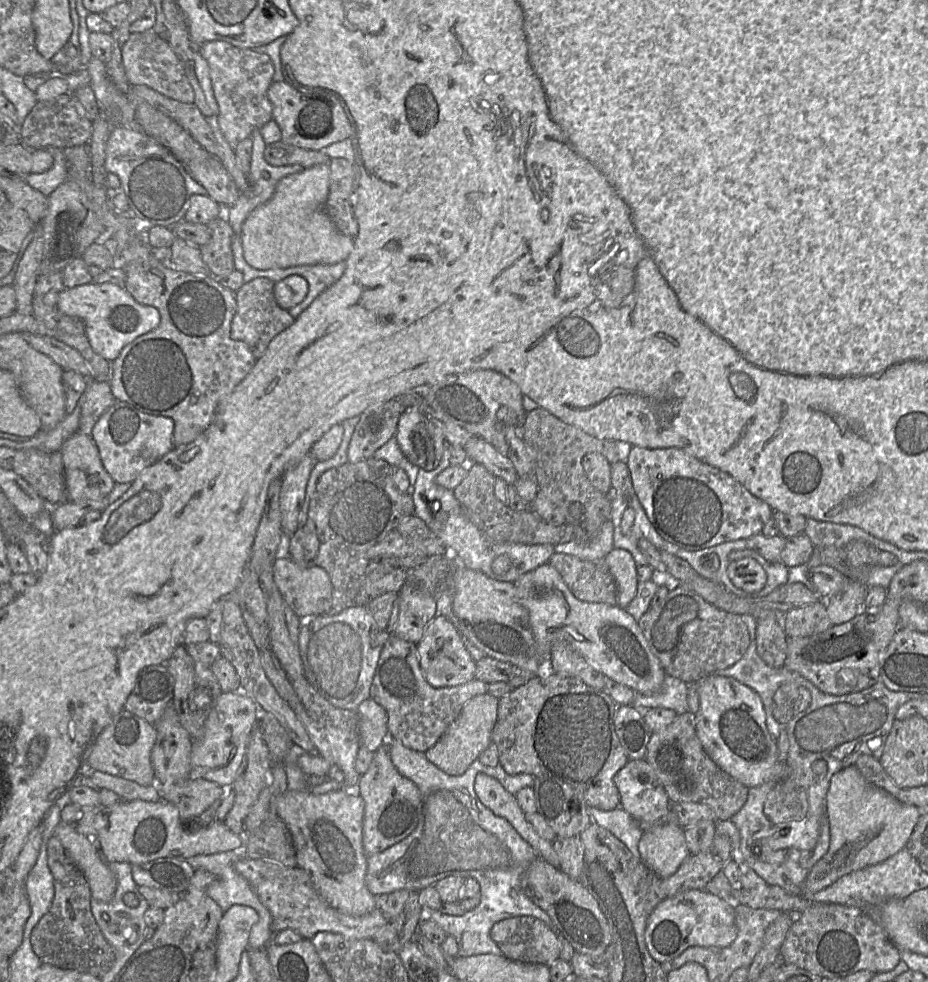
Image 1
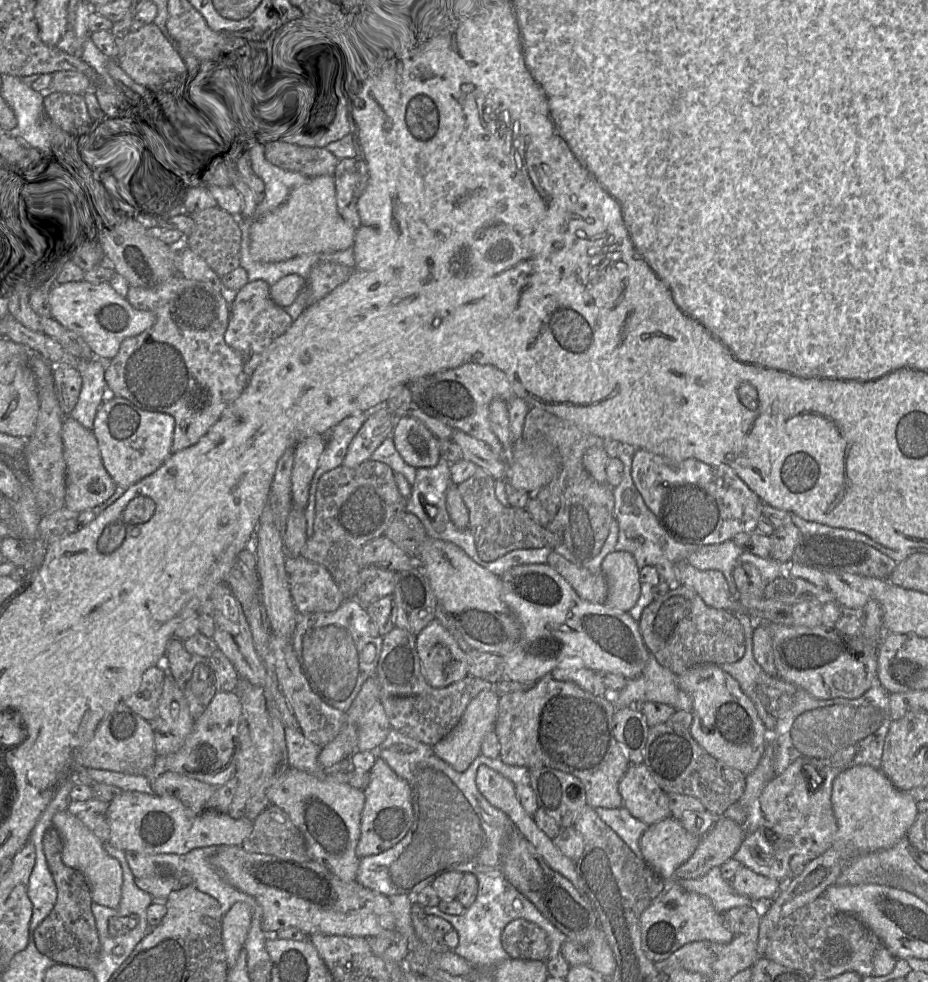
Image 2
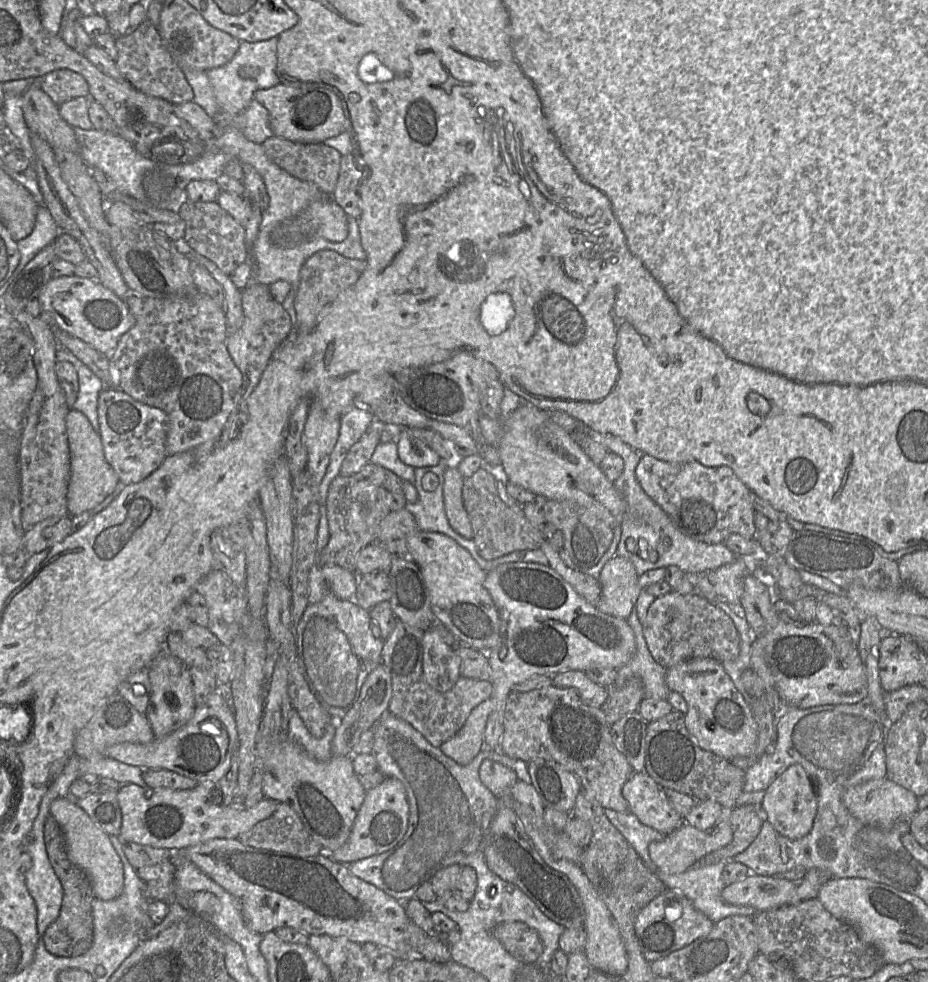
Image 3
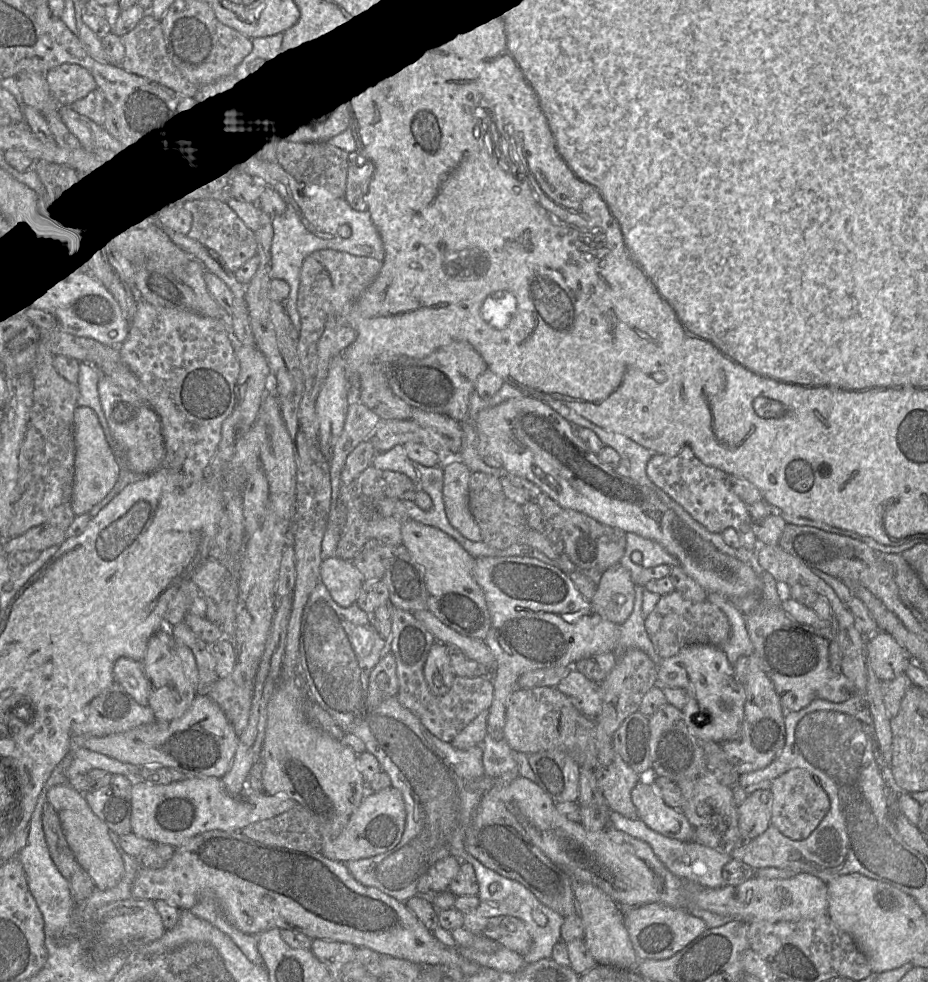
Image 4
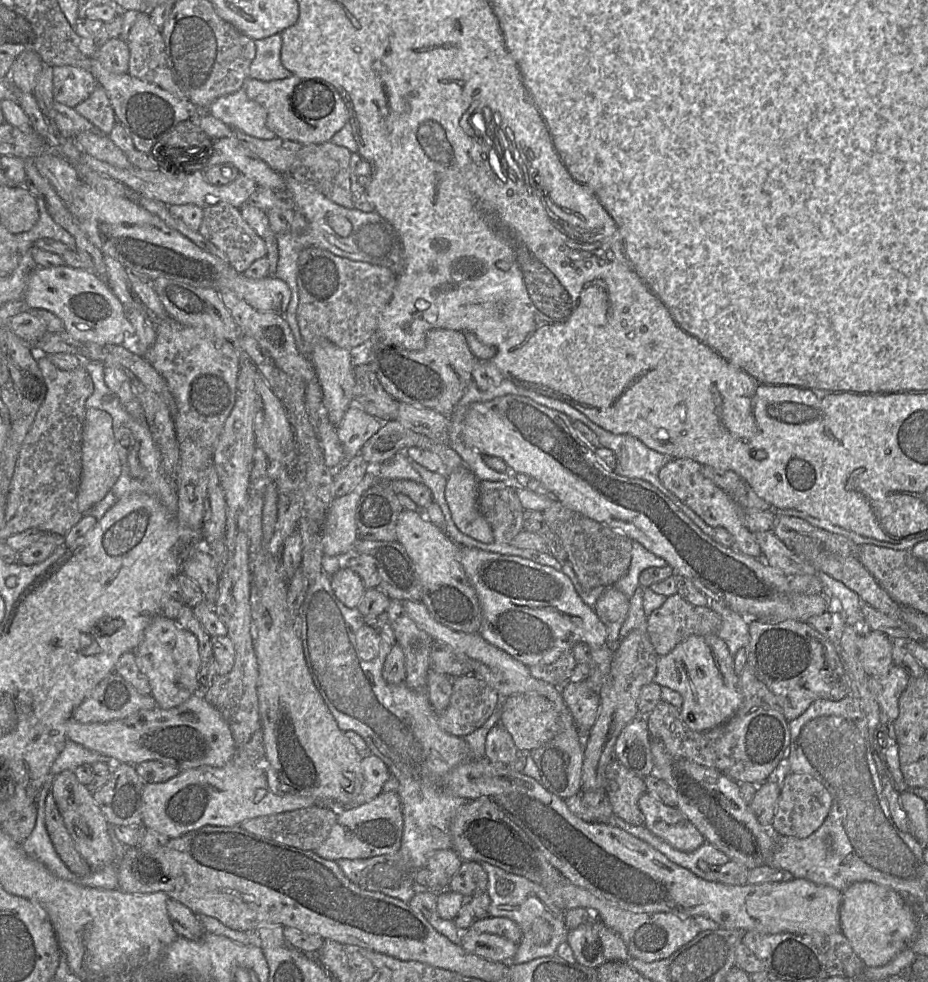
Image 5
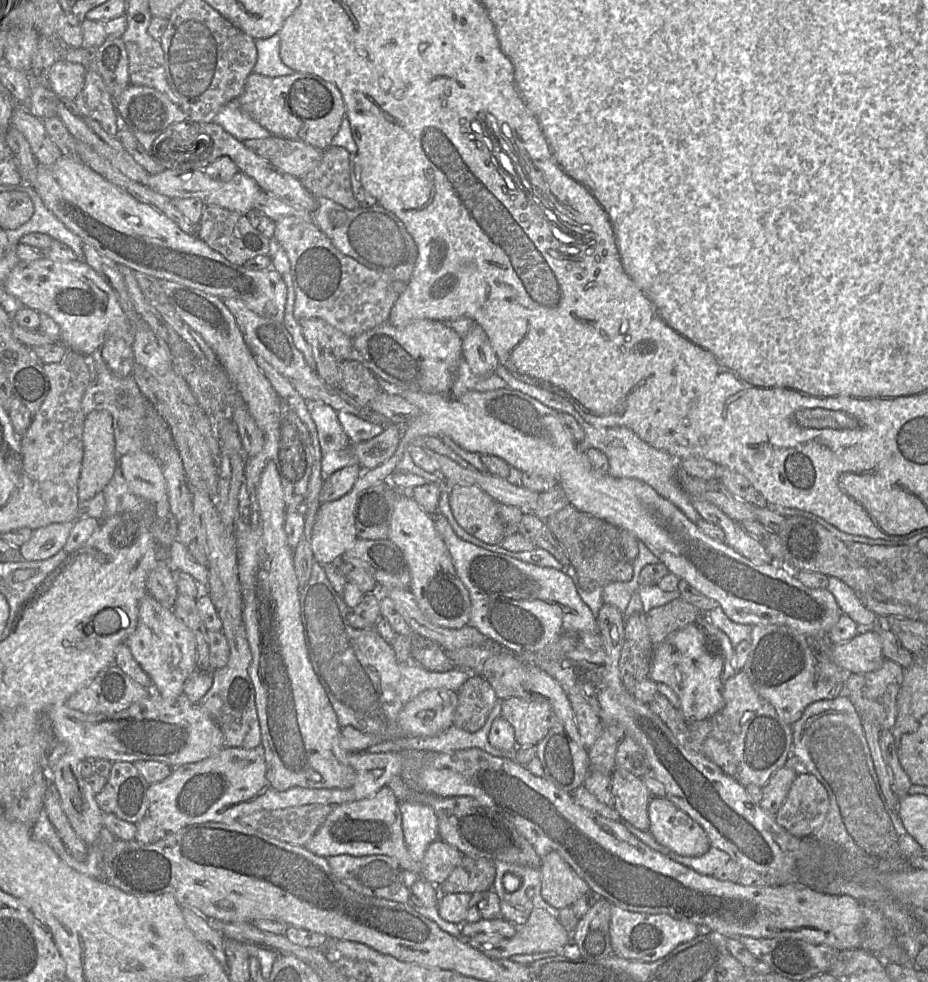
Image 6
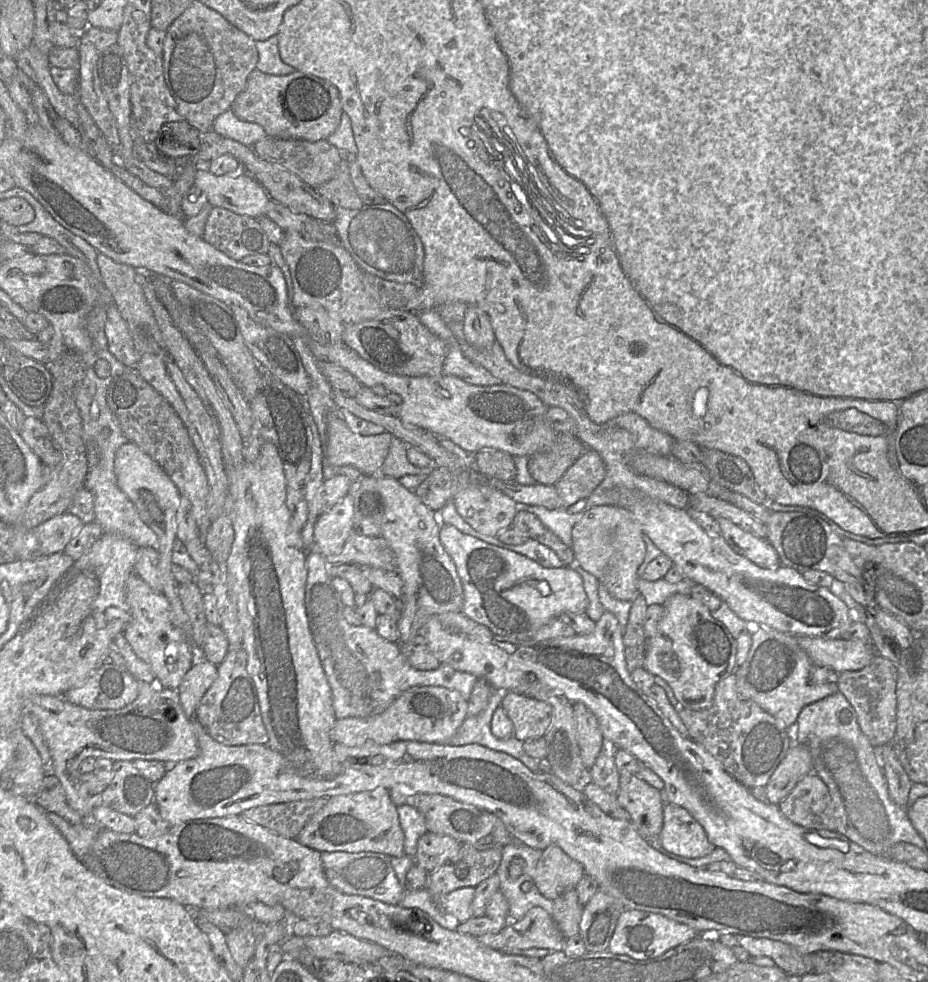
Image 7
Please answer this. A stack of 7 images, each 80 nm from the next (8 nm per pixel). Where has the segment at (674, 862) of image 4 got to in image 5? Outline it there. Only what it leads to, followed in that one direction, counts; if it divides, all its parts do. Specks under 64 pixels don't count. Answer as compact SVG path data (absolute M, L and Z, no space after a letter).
M612 816L611 823L629 834L647 842L664 854L673 863L688 869L696 876L711 882L718 881L720 868L730 859L709 842L704 842L693 852L683 852L651 833L644 824L633 825L618 816Z

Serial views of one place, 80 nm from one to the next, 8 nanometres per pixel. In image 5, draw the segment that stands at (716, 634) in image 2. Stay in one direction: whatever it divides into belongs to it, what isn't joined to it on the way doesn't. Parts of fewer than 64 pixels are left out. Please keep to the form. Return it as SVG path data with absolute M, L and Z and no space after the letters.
M674 593L667 596L666 601L647 616L647 635L657 655L663 656L689 636L717 634L721 625L721 616L709 605L693 605L684 600L678 593Z

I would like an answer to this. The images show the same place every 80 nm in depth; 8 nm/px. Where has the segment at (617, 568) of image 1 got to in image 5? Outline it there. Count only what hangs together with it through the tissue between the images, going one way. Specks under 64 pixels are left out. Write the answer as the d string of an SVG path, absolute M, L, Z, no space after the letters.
M613 585L605 587L594 605L594 611L607 628L607 645L613 650L620 641L619 631L626 620L629 601Z

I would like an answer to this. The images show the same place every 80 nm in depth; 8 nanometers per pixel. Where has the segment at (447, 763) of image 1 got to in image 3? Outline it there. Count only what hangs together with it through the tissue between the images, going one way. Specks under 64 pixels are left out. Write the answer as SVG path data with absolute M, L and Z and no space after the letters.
M492 698L476 706L461 729L439 748L449 758L465 766L484 748L484 731L494 708Z

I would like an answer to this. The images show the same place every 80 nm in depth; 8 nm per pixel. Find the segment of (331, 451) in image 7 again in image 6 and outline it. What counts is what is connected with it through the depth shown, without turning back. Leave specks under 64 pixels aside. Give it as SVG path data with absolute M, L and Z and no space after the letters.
M389 423L379 435L351 446L358 464L363 470L370 470L390 459L399 444L399 427Z

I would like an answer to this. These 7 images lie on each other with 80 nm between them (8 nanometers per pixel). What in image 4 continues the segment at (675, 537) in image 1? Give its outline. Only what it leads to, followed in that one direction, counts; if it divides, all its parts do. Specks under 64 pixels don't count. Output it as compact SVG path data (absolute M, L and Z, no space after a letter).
M689 448L675 456L667 456L662 454L653 455L647 463L646 473L650 481L666 493L671 499L677 502L690 516L700 523L711 533L721 534L726 528L733 528L740 539L740 544L746 552L756 551L759 543L752 529L752 519L745 504L727 484L727 473L724 471L703 464L694 456Z

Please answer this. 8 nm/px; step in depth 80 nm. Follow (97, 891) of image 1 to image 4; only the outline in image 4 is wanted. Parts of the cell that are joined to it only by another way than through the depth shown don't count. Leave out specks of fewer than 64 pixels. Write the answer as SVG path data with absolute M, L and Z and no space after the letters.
M64 783L49 790L47 801L59 817L69 848L91 877L95 888L103 891L115 887L123 877L124 861L109 836L109 828L93 813L84 794Z

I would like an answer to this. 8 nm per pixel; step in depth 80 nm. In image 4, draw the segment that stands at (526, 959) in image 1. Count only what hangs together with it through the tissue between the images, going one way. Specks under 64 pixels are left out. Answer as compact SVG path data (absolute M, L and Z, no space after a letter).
M512 916L489 918L483 935L521 956L527 954L532 944L532 937L524 922Z

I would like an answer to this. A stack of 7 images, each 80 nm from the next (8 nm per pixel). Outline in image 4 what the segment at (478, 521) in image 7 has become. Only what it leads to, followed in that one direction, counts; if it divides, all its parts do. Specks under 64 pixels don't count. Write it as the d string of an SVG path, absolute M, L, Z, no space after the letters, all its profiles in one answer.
M453 462L444 468L443 501L450 524L462 536L474 542L482 542L480 528L469 508L469 468Z

